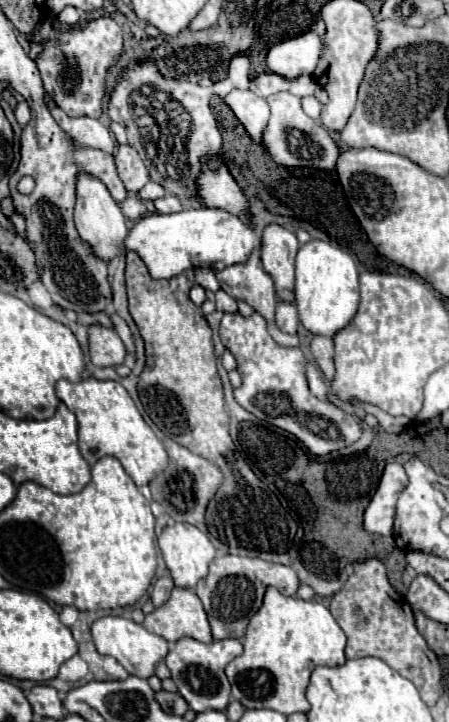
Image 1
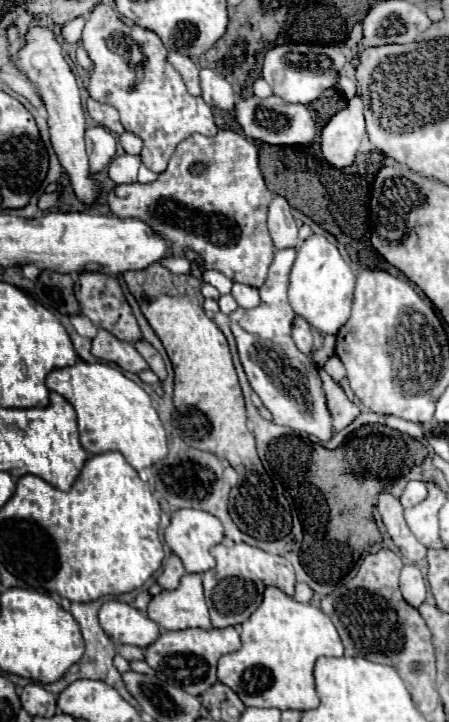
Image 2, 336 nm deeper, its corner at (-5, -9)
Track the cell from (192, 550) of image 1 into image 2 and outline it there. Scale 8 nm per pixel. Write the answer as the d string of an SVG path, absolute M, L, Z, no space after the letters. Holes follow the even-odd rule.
M176 510L172 514L172 520L164 532L164 540L170 546L170 550L182 560L184 568L188 574L202 574L206 570L214 568L214 558L210 554L210 550L216 544L222 544L224 532L222 532L222 524L216 516L210 516L208 512L198 512L198 510Z

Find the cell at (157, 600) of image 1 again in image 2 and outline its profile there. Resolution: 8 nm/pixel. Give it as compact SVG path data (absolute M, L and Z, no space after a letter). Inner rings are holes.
M172 554L172 556L168 558L168 562L166 562L166 566L164 566L164 570L162 570L162 574L158 576L156 582L162 586L162 590L176 590L178 584L180 584L180 578L182 578L184 574L186 574L186 572L184 572L184 566L182 566L180 558Z

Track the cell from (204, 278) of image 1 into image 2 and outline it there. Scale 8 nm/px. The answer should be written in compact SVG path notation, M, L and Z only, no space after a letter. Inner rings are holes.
M172 256L170 260L162 260L162 264L174 272L174 274L190 274L192 272L192 262L188 258L176 258Z

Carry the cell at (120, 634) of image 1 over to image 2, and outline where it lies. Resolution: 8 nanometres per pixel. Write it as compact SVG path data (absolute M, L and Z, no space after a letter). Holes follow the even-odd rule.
M116 600L104 602L98 618L104 632L118 646L130 644L138 648L148 648L160 636L158 624L154 624L144 612L138 612L130 604L122 604Z

